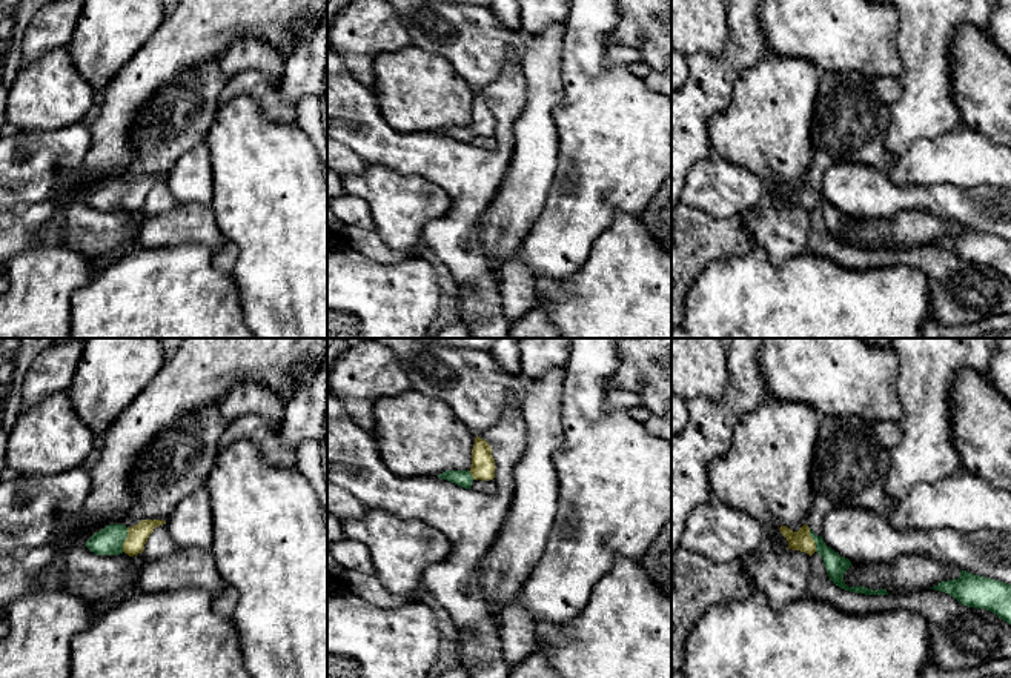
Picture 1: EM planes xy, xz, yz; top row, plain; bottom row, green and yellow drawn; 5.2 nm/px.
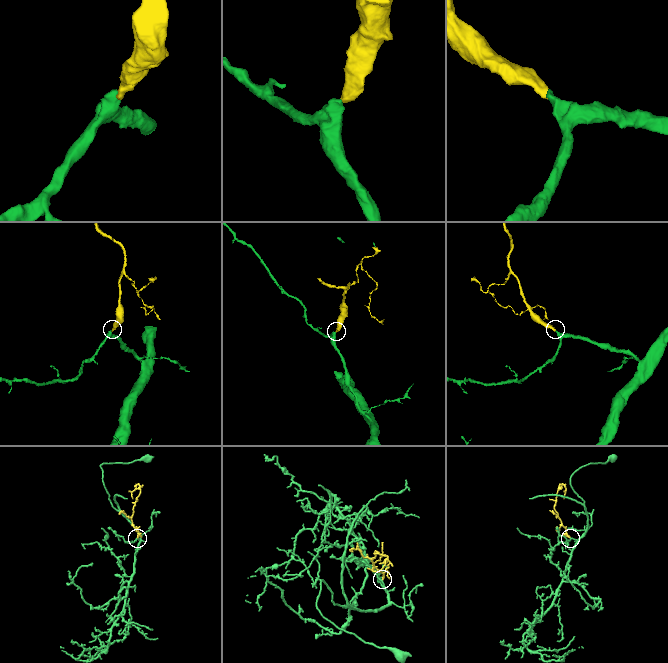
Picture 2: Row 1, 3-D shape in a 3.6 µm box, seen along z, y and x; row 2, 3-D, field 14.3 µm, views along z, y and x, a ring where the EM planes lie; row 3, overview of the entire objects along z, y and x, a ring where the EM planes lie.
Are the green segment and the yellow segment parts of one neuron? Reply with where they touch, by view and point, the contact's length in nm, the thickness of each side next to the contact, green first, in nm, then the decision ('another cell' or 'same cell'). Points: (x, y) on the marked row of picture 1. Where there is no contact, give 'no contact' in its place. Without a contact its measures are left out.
contact xy (125, 538); length 130 nm; calibres 140 and 110 nm; same cell

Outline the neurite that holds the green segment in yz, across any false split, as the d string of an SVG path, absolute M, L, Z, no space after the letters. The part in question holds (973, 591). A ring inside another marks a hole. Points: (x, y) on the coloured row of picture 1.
M962 570L957 580L930 589L951 595L963 606L986 609L1011 624L1011 584Z

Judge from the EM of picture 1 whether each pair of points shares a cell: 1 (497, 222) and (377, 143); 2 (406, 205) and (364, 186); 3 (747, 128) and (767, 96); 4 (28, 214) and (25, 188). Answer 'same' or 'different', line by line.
1: different
2: same
3: same
4: different

